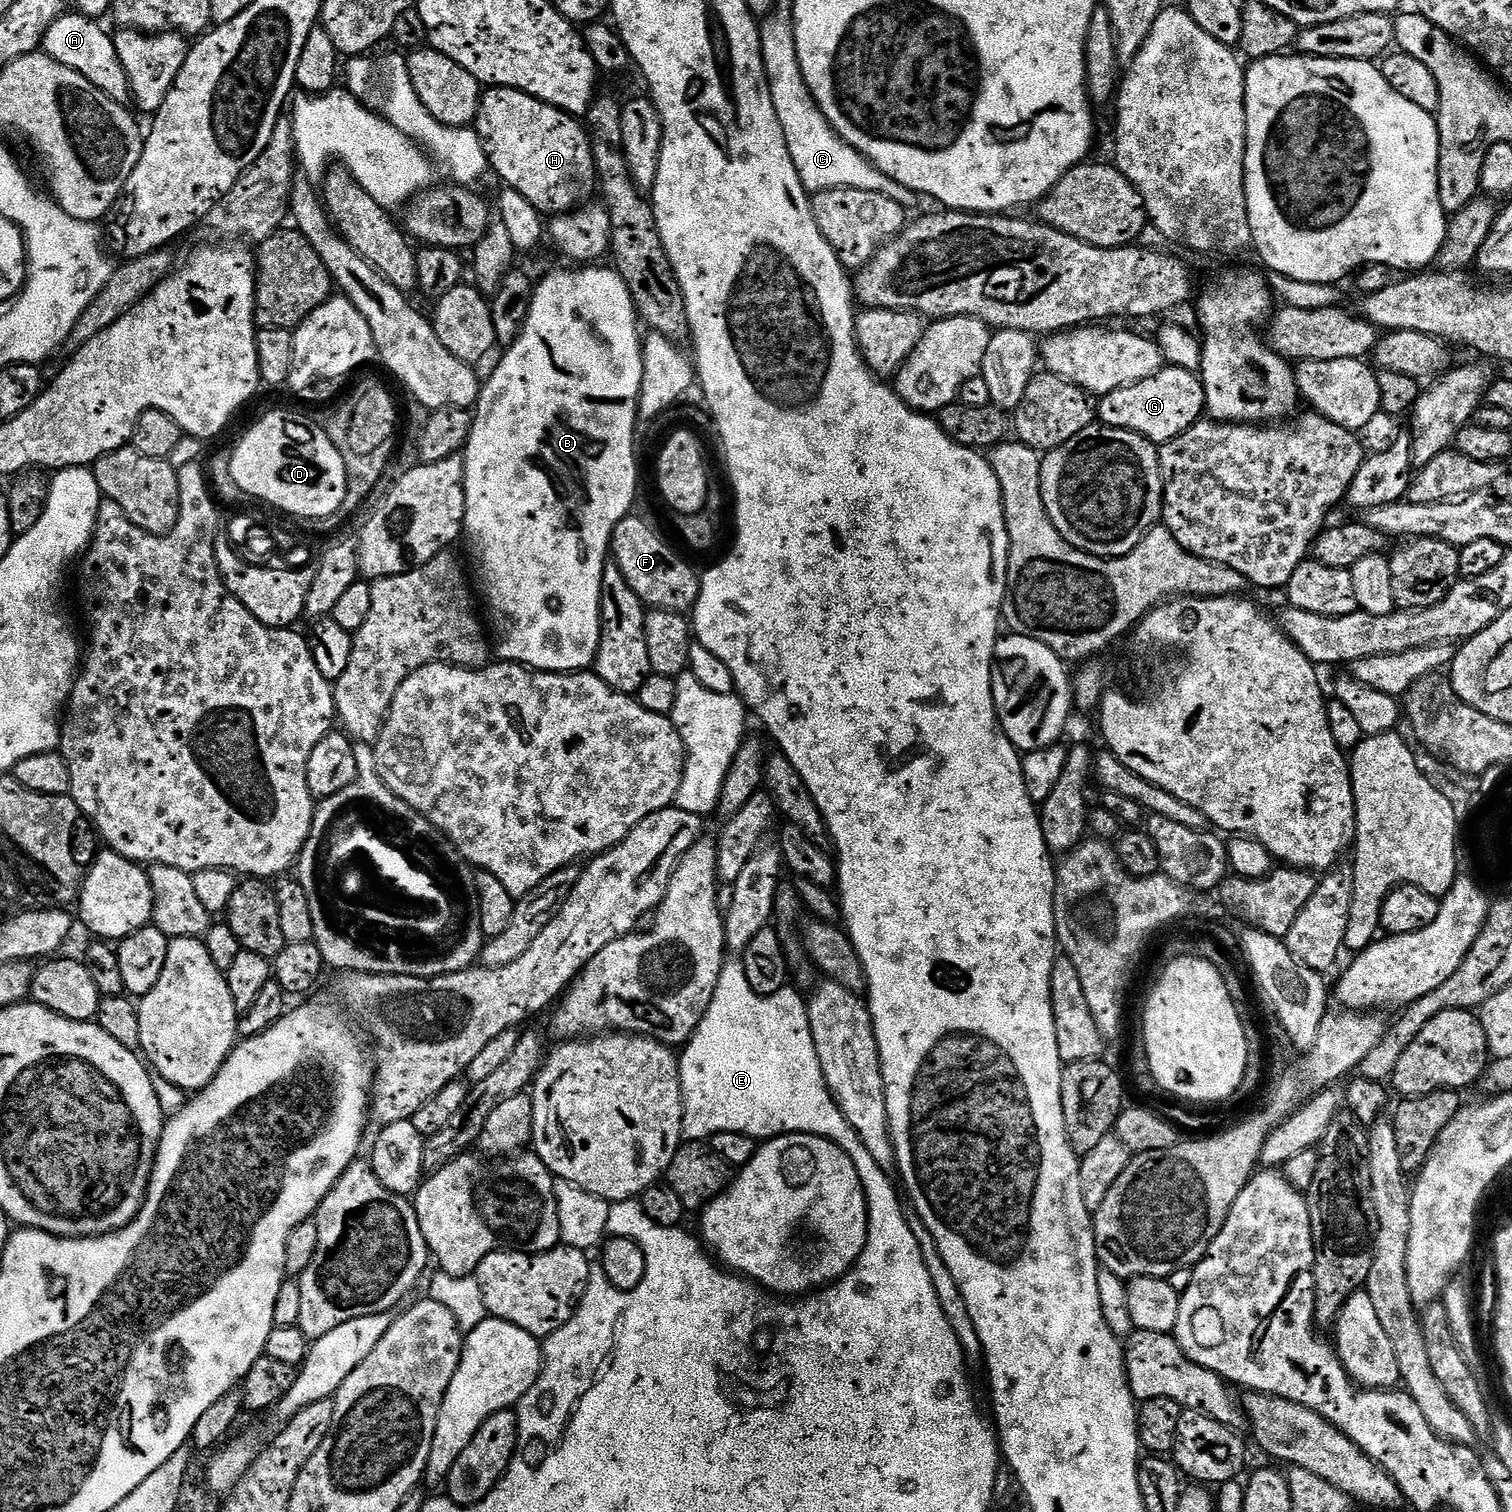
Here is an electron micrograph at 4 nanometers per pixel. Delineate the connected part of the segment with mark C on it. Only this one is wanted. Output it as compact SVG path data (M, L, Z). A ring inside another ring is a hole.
M787 11L777 16L763 17L759 25L760 57L764 60L764 75L768 93L772 95L774 110L778 114L778 122L782 126L782 134L786 138L786 146L790 150L790 158L794 158L794 166L798 170L798 178L809 190L827 190L829 188L857 188L877 192L901 204L904 209L912 210L918 201L917 193L910 192L898 182L891 180L886 174L869 162L868 158L858 150L854 150L826 122L820 113L820 107L808 93L800 63L796 58L796 43L792 38L792 21Z

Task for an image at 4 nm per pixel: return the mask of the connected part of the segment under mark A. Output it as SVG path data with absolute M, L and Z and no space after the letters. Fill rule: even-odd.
M75 10L65 11L51 20L44 30L42 37L42 50L54 62L62 62L62 66L70 66L86 82L90 82L102 94L106 94L114 102L127 105L130 100L130 89L122 64L118 62L118 52L109 33L104 33L104 28L91 16L82 16Z

